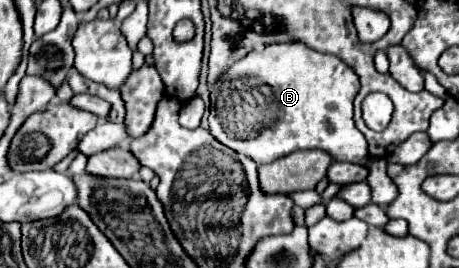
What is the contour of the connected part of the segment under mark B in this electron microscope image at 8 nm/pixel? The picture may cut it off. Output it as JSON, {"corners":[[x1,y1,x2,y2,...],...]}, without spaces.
{"corners":[[285,42,269,44,259,52,249,52,245,56,245,82,233,82,229,70,229,82,217,84,217,90,211,92,211,114,209,114,209,132,227,148,249,156,257,164,273,162,281,156,287,156,295,150,323,148,335,154,337,162,367,164,367,140,357,130,353,122,353,100,359,92,357,74,341,62,337,56,315,52,303,42]]}

